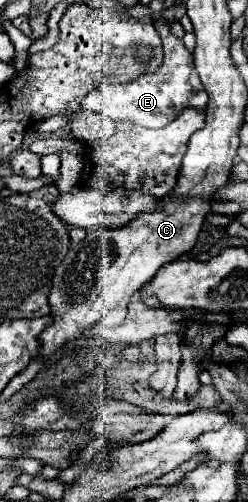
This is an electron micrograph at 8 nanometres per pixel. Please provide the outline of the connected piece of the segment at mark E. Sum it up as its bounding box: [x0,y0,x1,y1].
[81,18,207,128]

